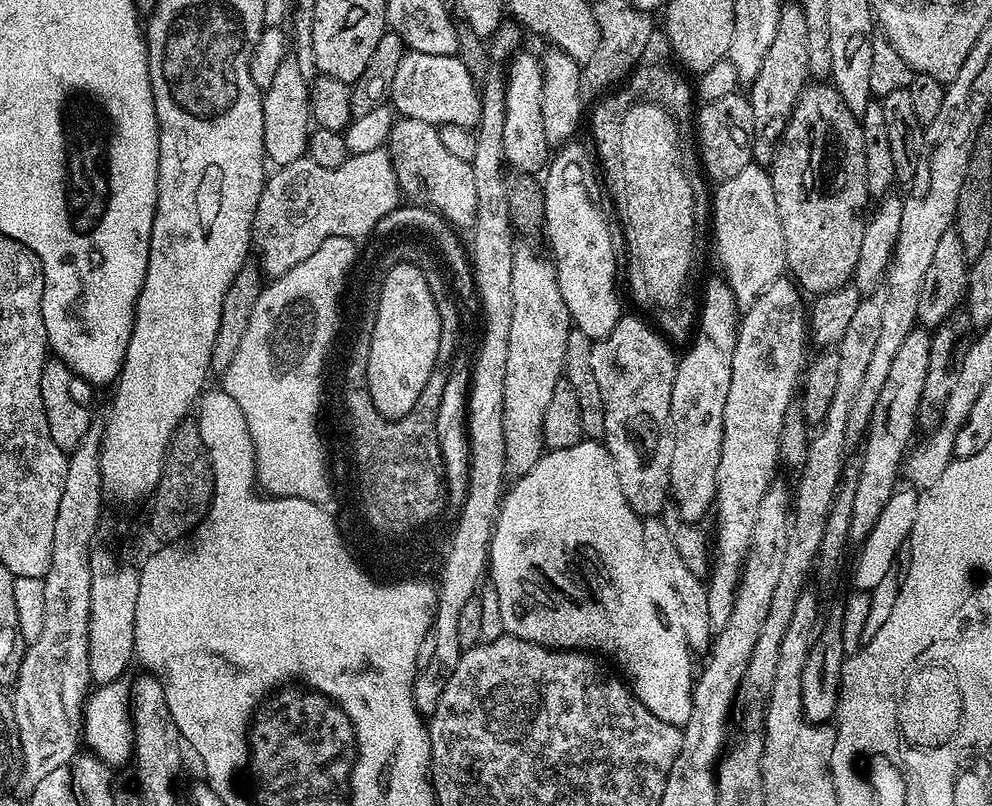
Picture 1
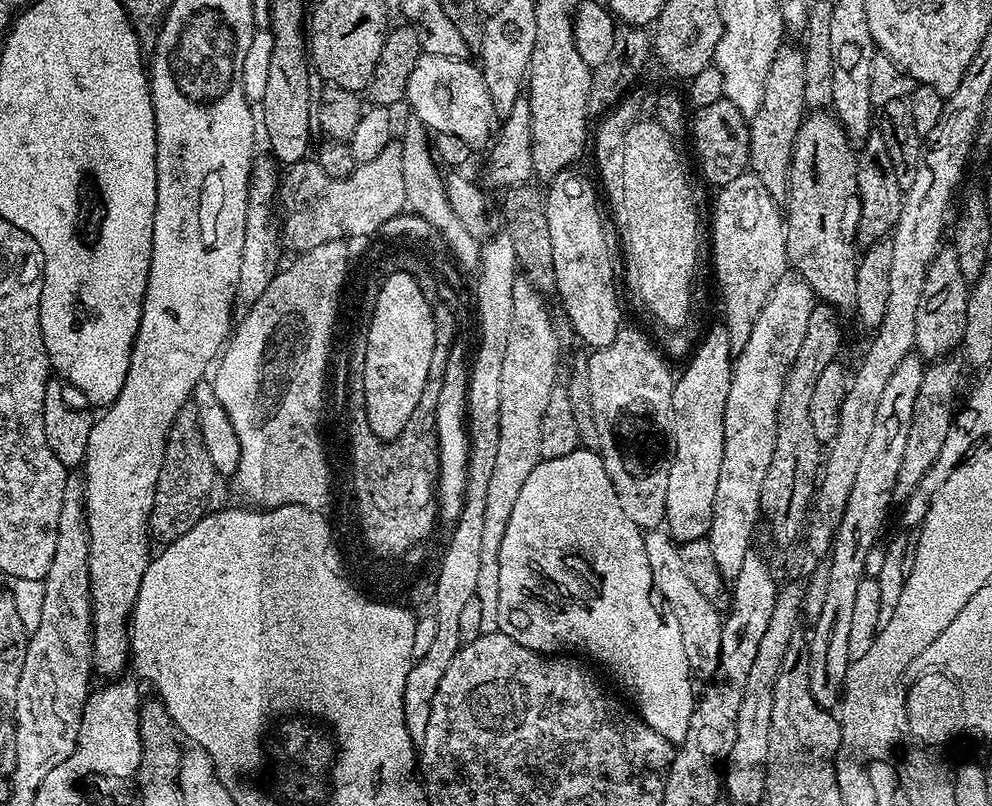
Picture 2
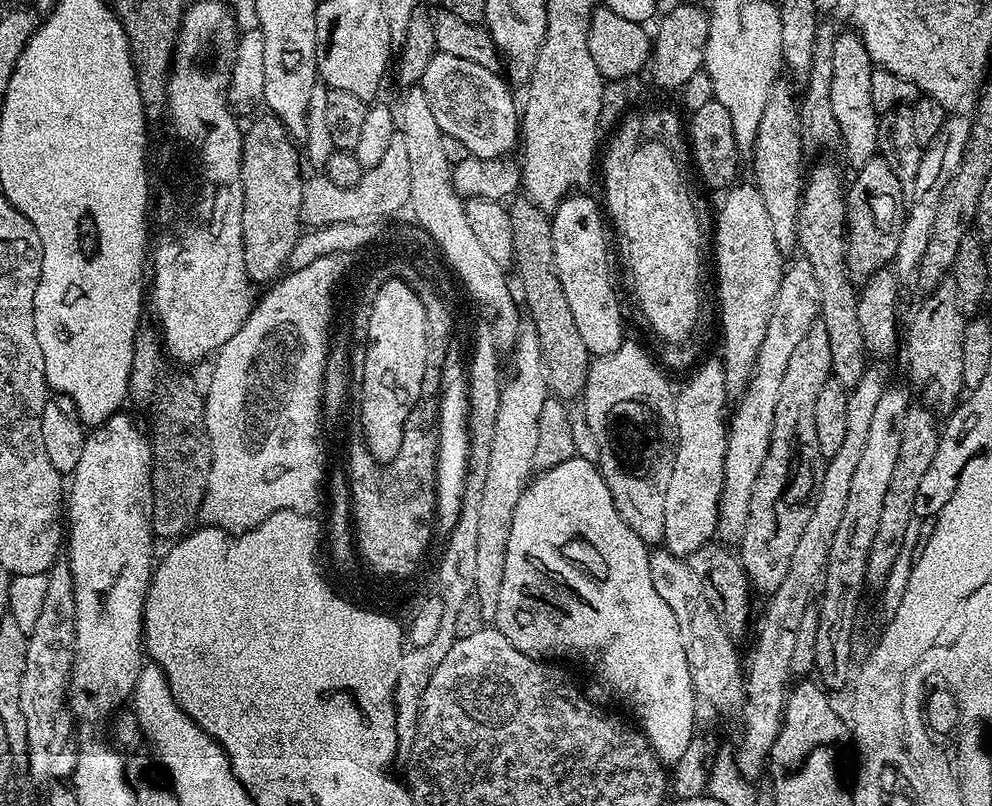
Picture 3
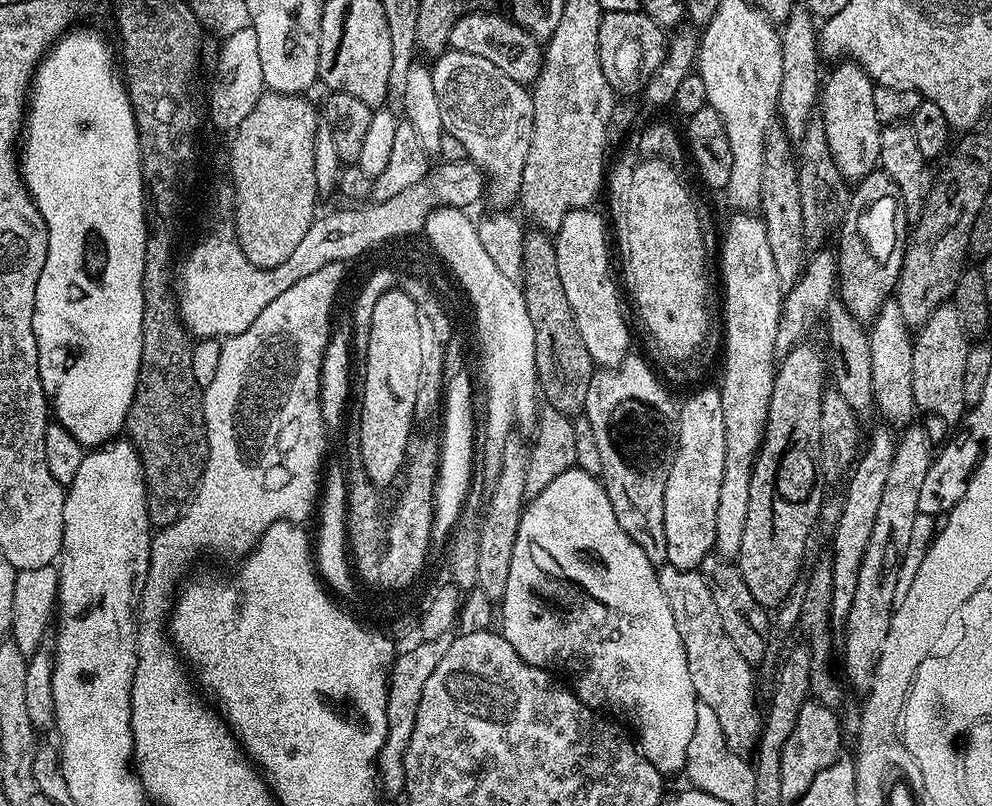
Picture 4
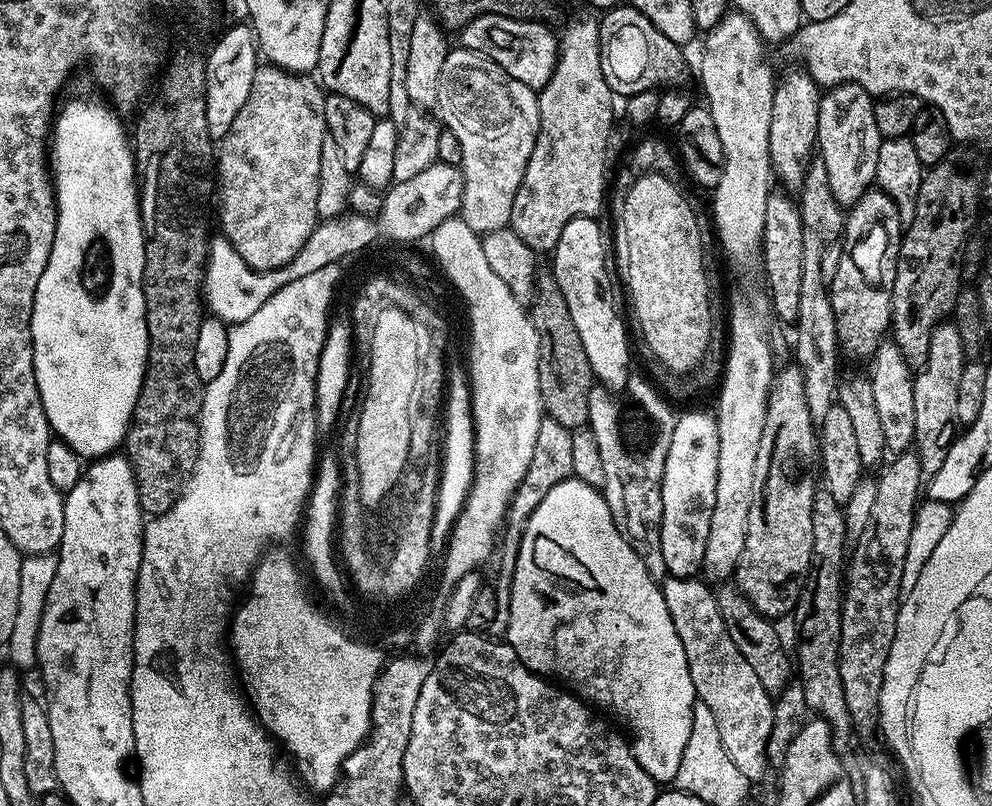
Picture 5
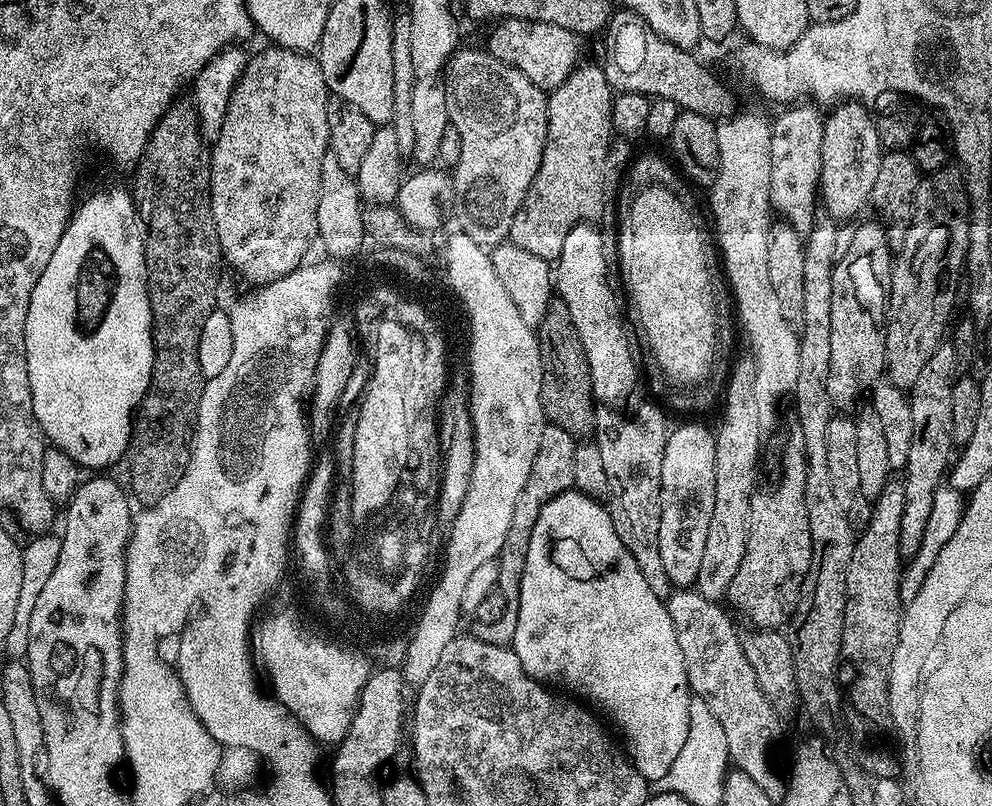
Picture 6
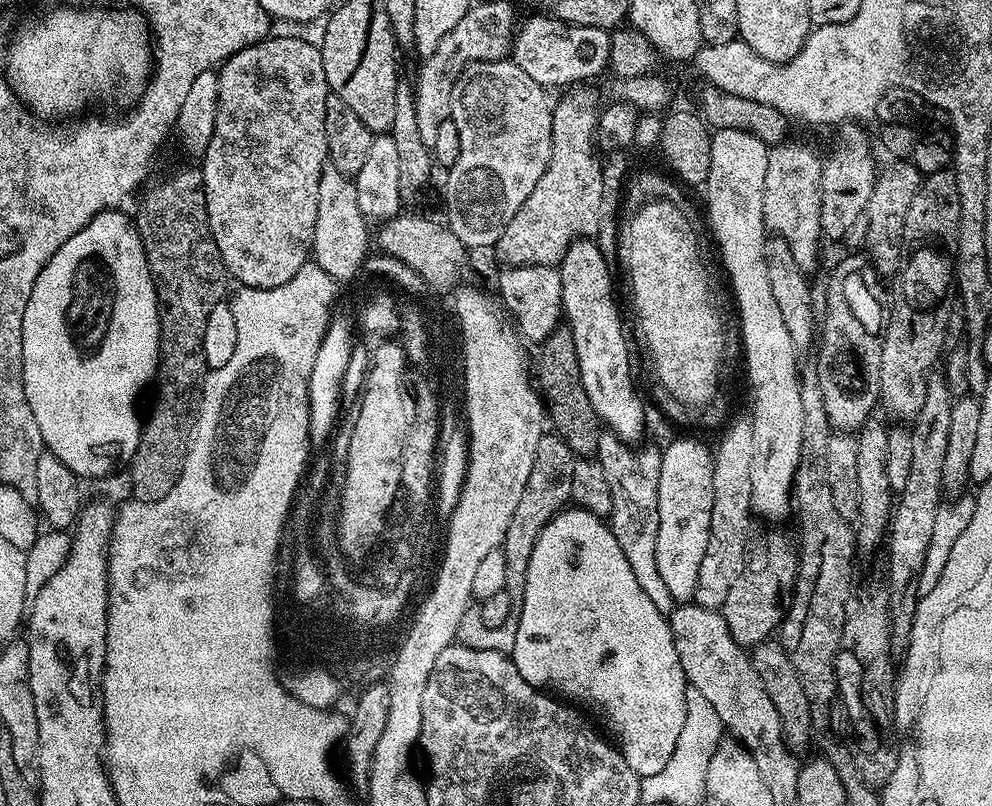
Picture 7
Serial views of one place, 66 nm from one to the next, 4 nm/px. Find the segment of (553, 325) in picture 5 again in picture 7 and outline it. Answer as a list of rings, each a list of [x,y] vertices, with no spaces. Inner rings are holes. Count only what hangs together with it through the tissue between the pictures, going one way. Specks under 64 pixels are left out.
[[[566,326],[557,328],[541,345],[540,351],[542,354],[536,378],[548,411],[549,421],[551,425],[552,422],[554,424],[553,431],[566,442],[574,456],[588,458],[595,455],[602,426],[582,384],[577,347],[574,346],[572,332]]]

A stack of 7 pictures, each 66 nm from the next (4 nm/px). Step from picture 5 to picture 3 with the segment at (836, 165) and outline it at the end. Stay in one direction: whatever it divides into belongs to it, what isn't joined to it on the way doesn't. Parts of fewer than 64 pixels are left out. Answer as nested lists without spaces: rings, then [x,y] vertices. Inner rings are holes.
[[[855,30],[841,31],[834,42],[834,79],[830,81],[830,110],[834,110],[834,119],[838,122],[844,156],[852,166],[865,164],[878,152],[878,114],[870,99],[870,74],[873,67],[860,33]]]

